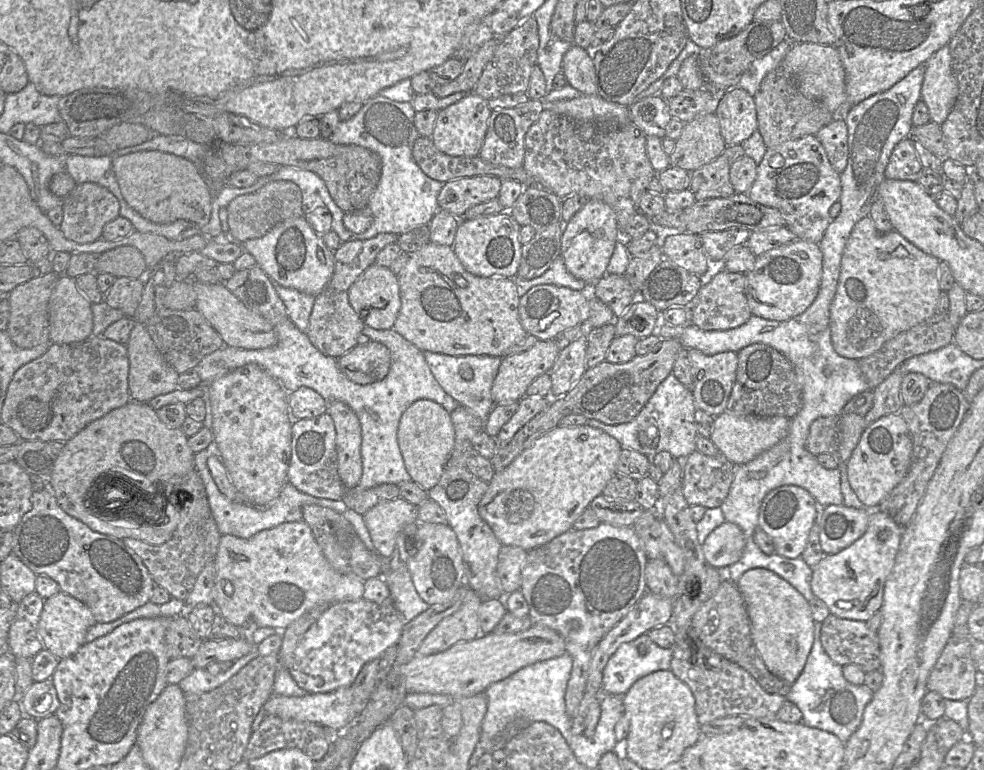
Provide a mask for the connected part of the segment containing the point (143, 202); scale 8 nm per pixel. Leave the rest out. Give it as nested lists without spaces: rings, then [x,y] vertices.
[[[146,150],[113,156],[112,168],[124,200],[143,218],[158,224],[185,220],[200,227],[210,221],[212,195],[191,161],[171,153]]]

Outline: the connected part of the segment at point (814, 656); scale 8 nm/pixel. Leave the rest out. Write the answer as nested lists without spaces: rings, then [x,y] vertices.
[[[815,621],[814,625],[812,649],[801,674],[785,698],[797,705],[803,724],[830,732],[845,743],[861,724],[864,709],[872,700],[873,692],[865,684],[854,685],[843,677],[842,666],[833,662],[822,646],[822,624]]]

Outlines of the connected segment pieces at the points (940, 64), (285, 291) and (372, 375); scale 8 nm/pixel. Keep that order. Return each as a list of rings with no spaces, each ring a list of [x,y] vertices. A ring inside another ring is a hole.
[[[949,45],[926,61],[921,100],[928,107],[932,122],[941,125],[951,112],[958,95],[958,83],[951,66]]]
[[[267,276],[279,297],[283,301],[288,318],[301,331],[307,334],[310,315],[314,306],[316,296],[299,292],[295,289],[285,288],[273,278]]]
[[[378,342],[357,344],[337,359],[338,365],[349,380],[347,372],[357,372],[371,379],[372,383],[383,380],[388,374],[392,358],[389,349]]]

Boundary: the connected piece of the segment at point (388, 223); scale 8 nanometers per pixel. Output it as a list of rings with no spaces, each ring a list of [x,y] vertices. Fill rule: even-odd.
[[[378,94],[352,118],[340,121],[329,138],[334,144],[367,148],[379,156],[382,164],[380,181],[367,206],[373,223],[366,231],[352,235],[352,240],[367,240],[380,233],[407,233],[428,225],[439,210],[437,197],[445,183],[428,177],[412,156],[413,144],[420,136],[414,125],[415,113],[410,102],[397,102]]]

